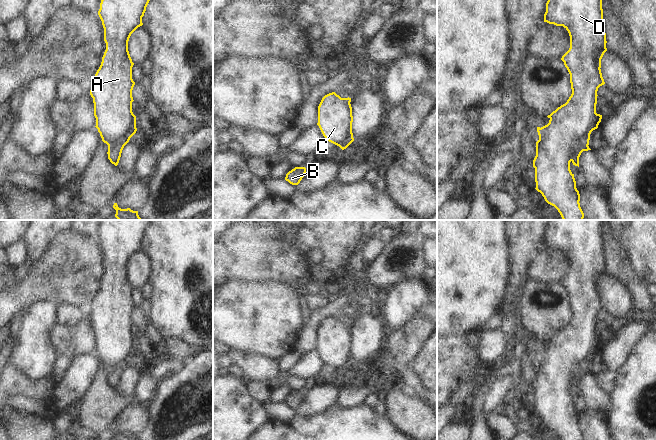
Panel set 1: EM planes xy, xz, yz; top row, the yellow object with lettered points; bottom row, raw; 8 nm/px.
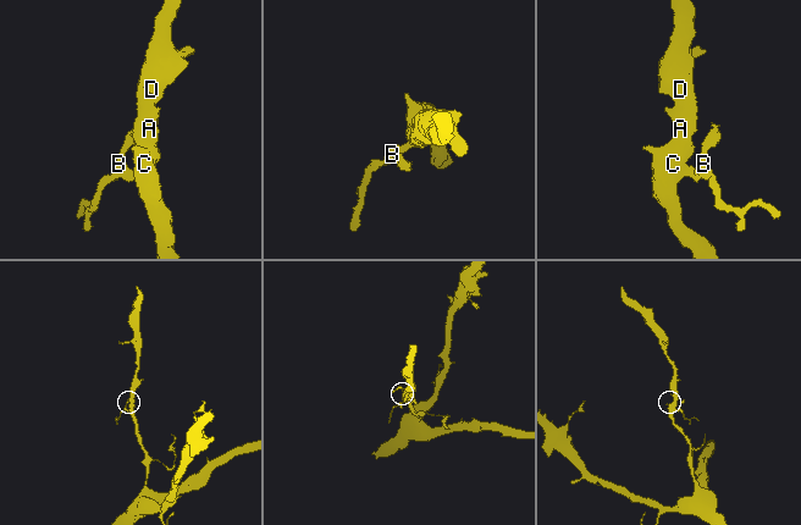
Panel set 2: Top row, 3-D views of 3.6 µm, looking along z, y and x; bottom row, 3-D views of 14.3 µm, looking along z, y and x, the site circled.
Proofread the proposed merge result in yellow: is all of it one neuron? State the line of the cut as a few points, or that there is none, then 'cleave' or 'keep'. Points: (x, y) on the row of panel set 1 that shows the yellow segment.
cut yz (588, 136), (583, 136), (580, 139), (580, 146), (570, 160); cleave

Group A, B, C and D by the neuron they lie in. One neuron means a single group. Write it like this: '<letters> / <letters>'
A C D / B

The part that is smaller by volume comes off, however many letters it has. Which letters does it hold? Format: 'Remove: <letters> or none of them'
Remove: B

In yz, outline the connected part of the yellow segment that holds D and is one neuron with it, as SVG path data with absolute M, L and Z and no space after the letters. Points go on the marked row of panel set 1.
M548 0L544 22L563 26L569 33L570 48L561 60L570 74L572 94L565 104L547 116L550 119L547 125L537 127L539 140L533 160L535 189L558 210L563 220L583 220L580 194L570 162L580 147L580 139L584 136L590 138L602 119L602 115L596 113L597 91L605 84L600 69L601 59L607 51L602 0Z

